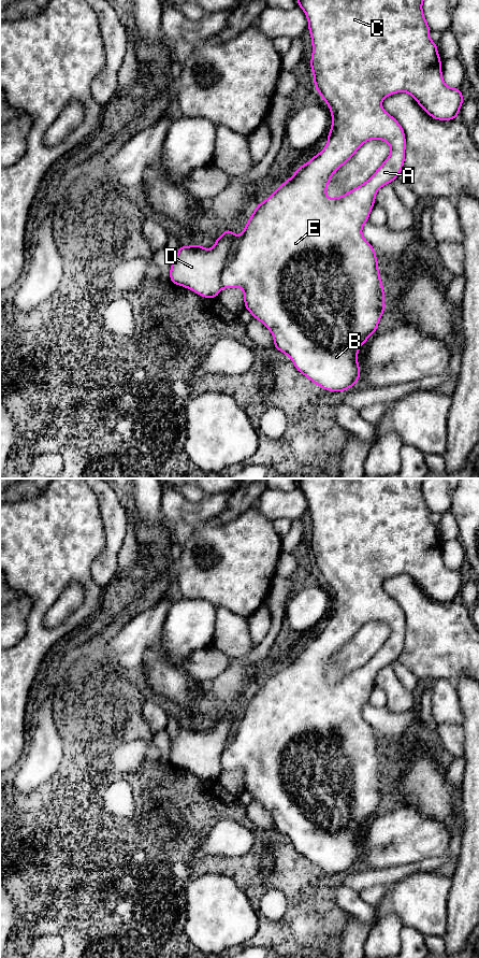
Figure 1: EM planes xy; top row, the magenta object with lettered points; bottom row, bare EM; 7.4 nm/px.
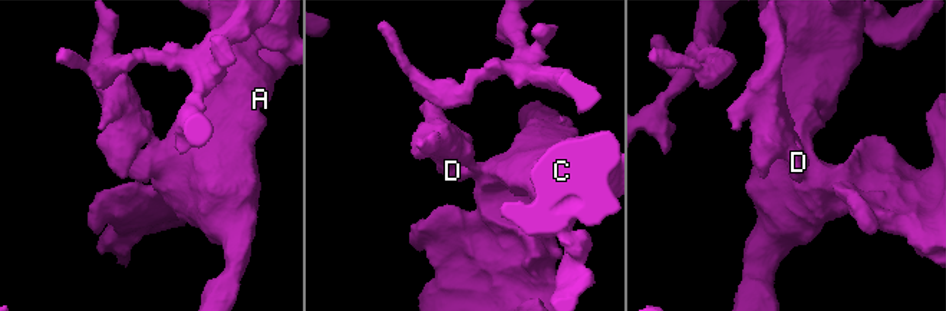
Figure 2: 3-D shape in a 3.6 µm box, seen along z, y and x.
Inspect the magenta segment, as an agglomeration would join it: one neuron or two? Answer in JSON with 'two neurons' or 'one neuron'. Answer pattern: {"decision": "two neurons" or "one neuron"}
{"decision": "two neurons"}

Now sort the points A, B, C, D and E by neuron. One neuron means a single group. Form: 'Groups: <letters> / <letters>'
Groups: A B C E / D

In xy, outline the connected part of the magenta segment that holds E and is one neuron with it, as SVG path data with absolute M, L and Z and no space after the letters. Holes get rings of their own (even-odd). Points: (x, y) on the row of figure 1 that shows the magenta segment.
M296 0L297 5L304 11L308 20L308 31L311 37L313 53L310 68L314 74L314 84L320 97L326 102L331 115L332 126L328 133L328 142L324 148L316 154L308 162L300 166L294 174L263 202L257 204L256 210L245 225L244 231L237 237L234 249L227 261L221 273L222 288L241 287L244 292L245 309L248 310L252 317L260 320L273 335L274 347L289 356L297 372L304 374L309 381L319 387L329 391L344 392L359 381L361 369L358 363L358 352L368 337L376 332L382 313L386 310L384 290L382 281L379 275L378 261L374 247L362 235L363 225L368 221L372 209L375 205L375 198L380 187L390 184L396 180L403 170L405 162L406 139L405 131L398 121L387 113L381 106L382 100L396 92L408 92L413 97L417 103L434 119L452 120L459 115L463 104L463 95L461 88L451 88L445 84L441 73L441 59L438 55L436 42L433 42L429 34L431 28L426 23L423 14L423 0ZM368 140L386 141L391 152L388 158L376 170L376 172L362 185L354 187L340 197L326 197L326 187L331 176L343 167Z

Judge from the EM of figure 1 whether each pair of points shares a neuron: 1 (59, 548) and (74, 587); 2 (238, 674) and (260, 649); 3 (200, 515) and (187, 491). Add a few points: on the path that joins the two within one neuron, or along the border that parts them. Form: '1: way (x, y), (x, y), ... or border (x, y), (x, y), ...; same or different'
1: border (85, 591), (78, 583), (71, 582), (56, 601); different
2: way (242, 668), (253, 656); same
3: border (176, 490), (191, 501), (201, 501), (211, 495); different

